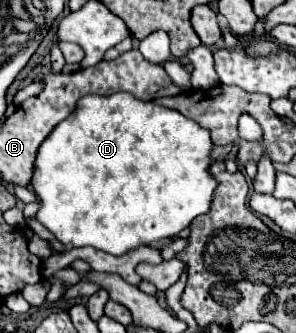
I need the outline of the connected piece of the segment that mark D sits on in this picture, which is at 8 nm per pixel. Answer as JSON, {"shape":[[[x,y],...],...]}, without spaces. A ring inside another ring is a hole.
{"shape":[[[116,92],[112,96],[98,96],[98,94],[88,94],[84,98],[78,100],[78,106],[74,110],[74,114],[70,118],[66,118],[64,122],[60,122],[52,134],[40,144],[38,154],[36,154],[36,162],[34,162],[34,174],[32,174],[32,188],[34,194],[40,202],[36,220],[48,228],[54,238],[66,246],[66,248],[80,248],[80,246],[92,246],[98,250],[104,250],[108,254],[114,256],[122,256],[134,248],[140,246],[148,246],[152,242],[158,242],[162,238],[170,238],[176,236],[178,232],[182,232],[196,216],[206,214],[210,210],[210,202],[212,202],[212,194],[216,188],[216,182],[210,178],[208,174],[208,166],[210,166],[210,152],[212,152],[212,140],[210,140],[210,132],[206,128],[202,128],[200,124],[196,124],[194,120],[182,116],[178,110],[170,110],[164,106],[156,106],[152,102],[142,102],[138,98],[134,98],[128,92]]]}

